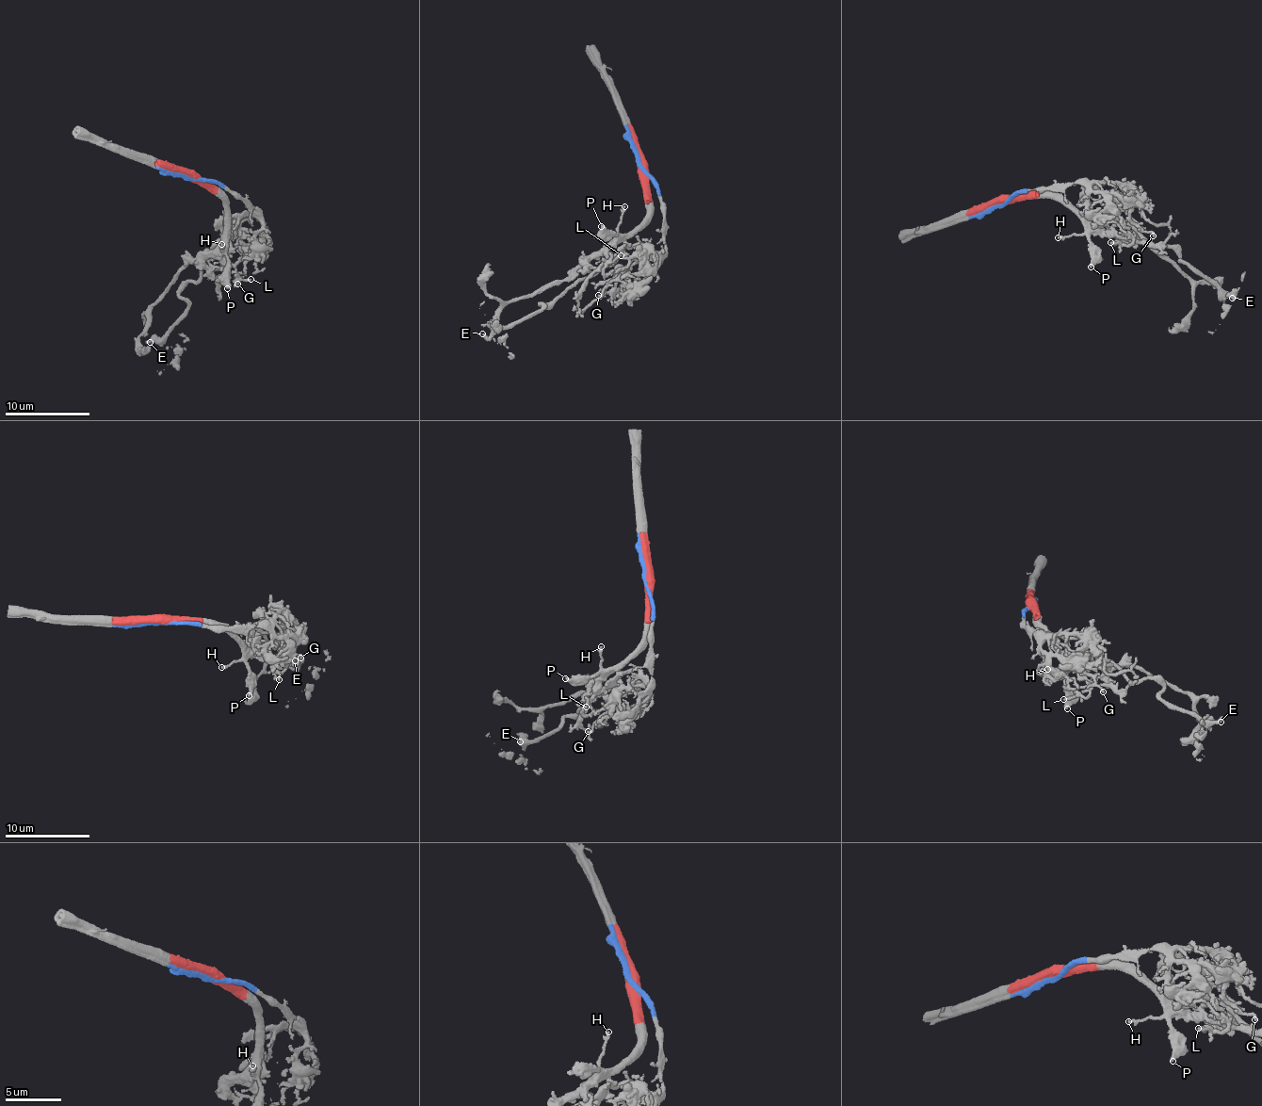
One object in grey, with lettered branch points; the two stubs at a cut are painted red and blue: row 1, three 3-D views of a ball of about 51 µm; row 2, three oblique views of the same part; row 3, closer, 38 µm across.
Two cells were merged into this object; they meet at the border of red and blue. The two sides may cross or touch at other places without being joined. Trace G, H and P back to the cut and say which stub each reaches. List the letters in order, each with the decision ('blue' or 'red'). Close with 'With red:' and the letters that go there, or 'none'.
G: blue
H: red
P: red
With red: H, P

